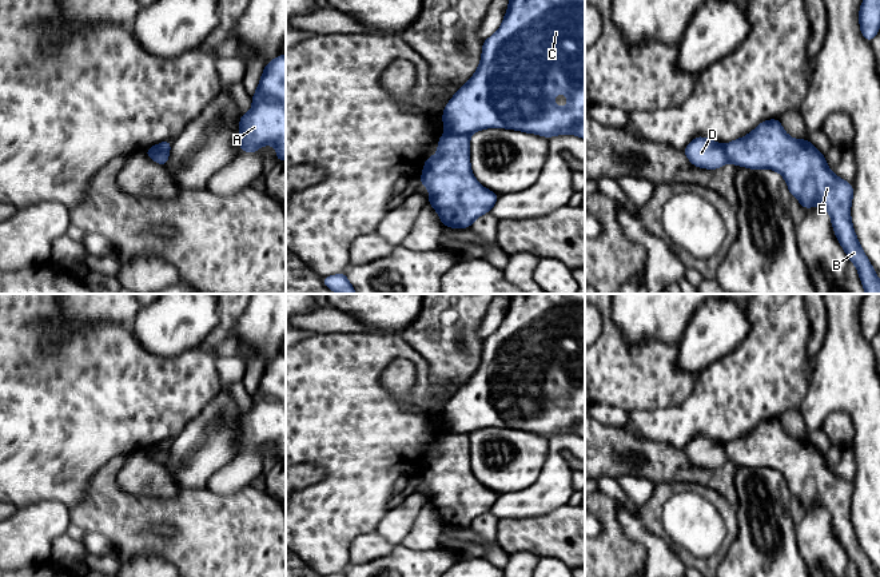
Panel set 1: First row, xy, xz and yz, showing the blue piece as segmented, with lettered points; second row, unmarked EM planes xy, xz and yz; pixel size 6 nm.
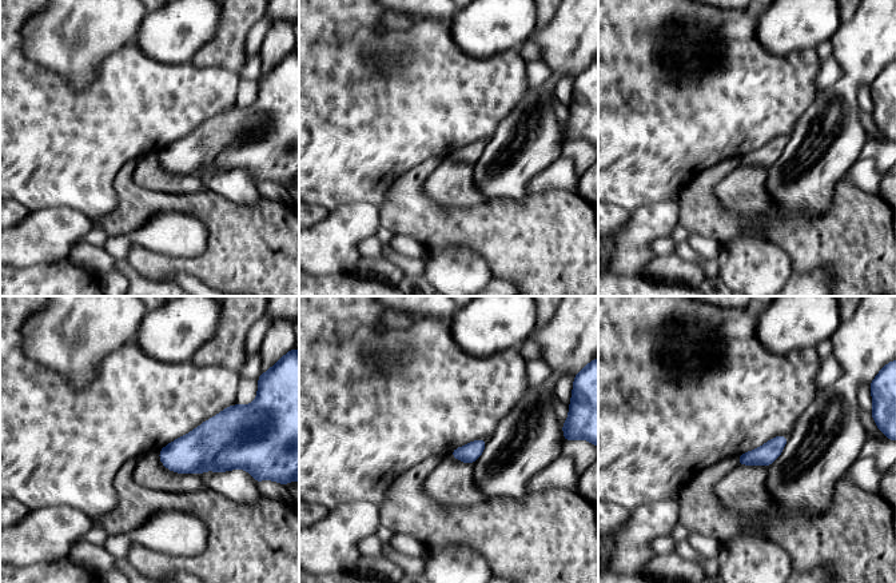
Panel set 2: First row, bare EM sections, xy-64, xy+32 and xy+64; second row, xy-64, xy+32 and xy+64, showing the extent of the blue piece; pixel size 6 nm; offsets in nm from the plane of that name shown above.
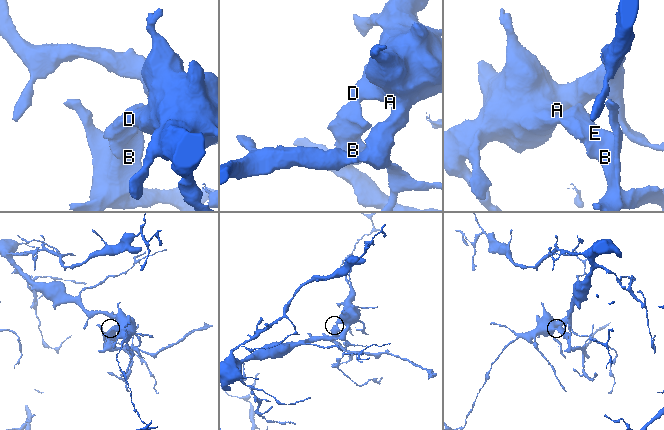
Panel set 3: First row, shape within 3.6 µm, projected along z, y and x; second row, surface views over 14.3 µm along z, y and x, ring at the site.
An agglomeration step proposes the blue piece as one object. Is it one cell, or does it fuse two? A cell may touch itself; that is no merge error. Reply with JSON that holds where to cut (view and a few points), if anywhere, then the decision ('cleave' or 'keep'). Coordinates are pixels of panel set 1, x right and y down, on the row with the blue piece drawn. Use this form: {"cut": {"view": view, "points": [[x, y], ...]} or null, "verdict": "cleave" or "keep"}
{"cut": {"view": "xz", "points": [[448, 132], [468, 136]]}, "verdict": "cleave"}

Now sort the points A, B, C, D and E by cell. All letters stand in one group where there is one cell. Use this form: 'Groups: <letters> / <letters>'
Groups: A C D / B E

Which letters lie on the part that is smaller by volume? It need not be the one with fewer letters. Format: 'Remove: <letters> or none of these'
Remove: B, E

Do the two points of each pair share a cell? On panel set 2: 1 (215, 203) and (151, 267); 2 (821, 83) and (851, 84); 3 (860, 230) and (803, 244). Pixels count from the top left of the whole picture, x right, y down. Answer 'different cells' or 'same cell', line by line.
1: same cell
2: different cells
3: same cell

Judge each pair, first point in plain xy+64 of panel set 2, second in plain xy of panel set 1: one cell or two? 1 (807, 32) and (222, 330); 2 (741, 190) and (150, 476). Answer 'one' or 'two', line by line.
1: two
2: one

